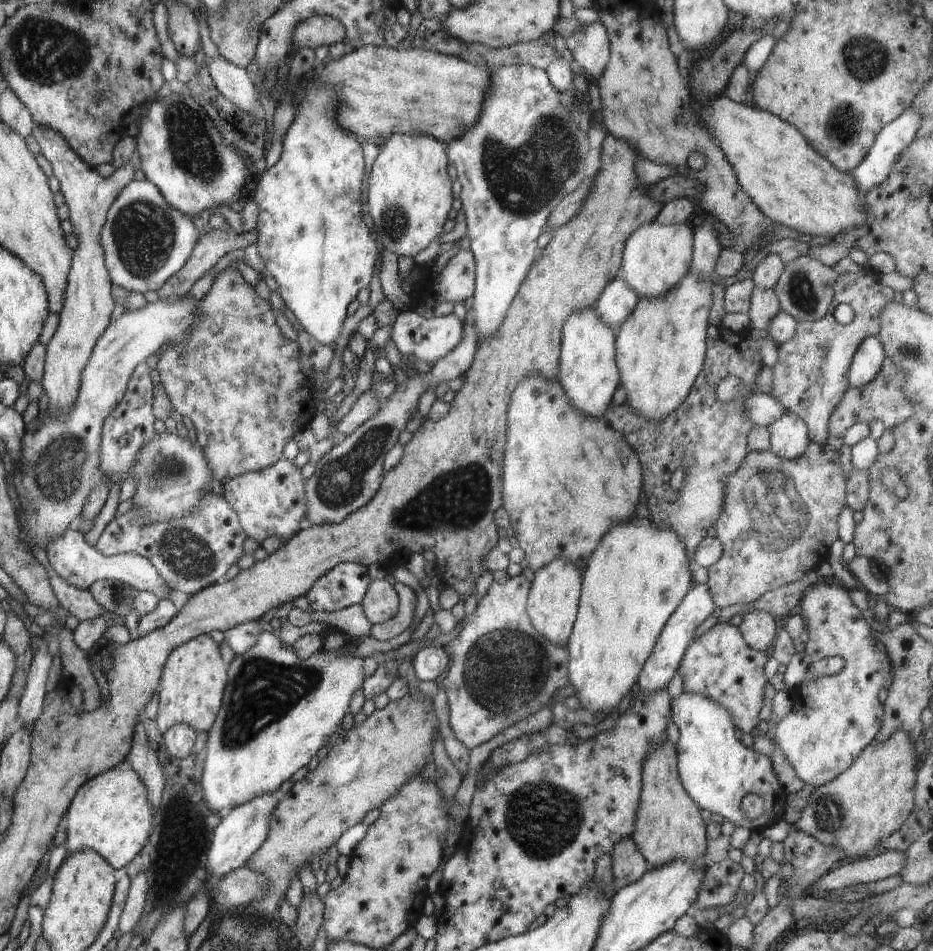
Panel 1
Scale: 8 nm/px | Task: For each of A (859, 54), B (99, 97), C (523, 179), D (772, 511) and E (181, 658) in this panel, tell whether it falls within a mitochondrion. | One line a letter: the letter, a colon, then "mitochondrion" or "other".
A: mitochondrion
B: mitochondrion
C: mitochondrion
D: mitochondrion
E: other

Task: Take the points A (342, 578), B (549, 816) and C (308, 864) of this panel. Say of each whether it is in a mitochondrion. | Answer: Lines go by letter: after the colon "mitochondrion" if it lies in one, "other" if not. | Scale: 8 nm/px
A: other
B: mitochondrion
C: other

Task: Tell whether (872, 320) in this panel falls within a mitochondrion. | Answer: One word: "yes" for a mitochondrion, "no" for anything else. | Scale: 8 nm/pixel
no

